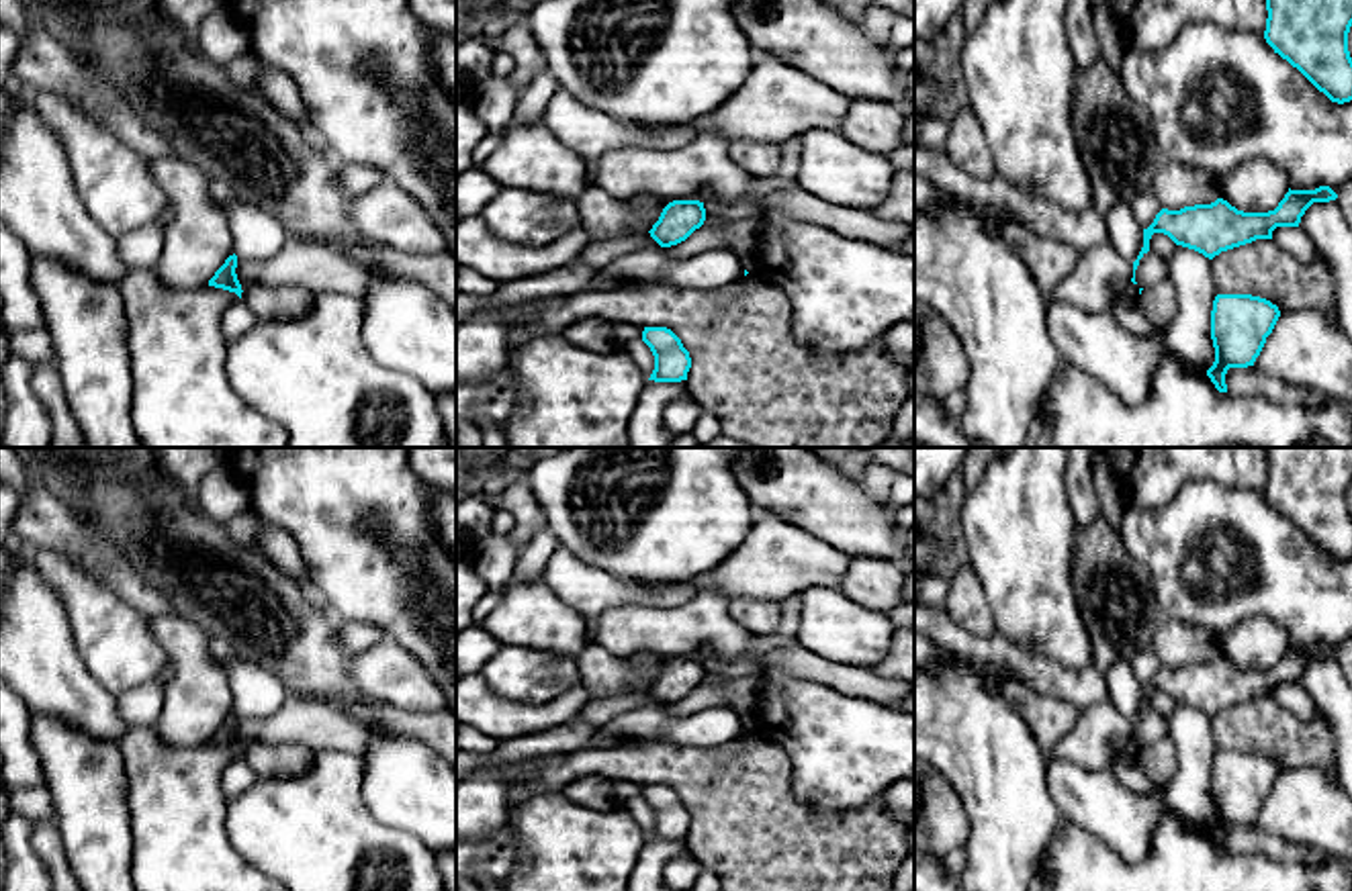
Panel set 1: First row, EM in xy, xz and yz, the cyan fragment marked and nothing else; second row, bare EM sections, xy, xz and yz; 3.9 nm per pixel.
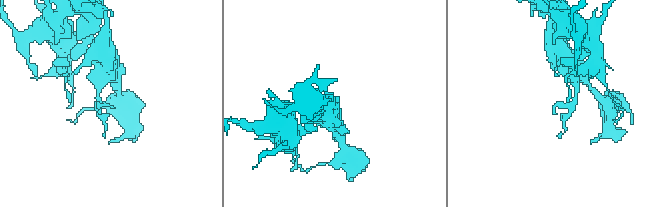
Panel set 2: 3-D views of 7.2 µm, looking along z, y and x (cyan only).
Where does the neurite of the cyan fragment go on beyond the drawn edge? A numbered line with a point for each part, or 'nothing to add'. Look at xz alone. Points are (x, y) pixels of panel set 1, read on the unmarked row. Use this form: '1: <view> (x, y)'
nothing to add

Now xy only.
nothing to add

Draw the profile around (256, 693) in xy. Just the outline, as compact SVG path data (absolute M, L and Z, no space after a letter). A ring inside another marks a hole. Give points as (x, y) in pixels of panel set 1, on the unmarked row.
M235 656L219 662L233 693L233 711L245 717L268 717L280 711L288 693L266 668Z

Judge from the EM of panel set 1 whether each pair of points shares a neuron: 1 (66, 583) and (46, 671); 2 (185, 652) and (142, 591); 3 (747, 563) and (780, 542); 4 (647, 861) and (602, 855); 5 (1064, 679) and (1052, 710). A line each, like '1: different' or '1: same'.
1: different
2: different
3: same
4: different
5: different

